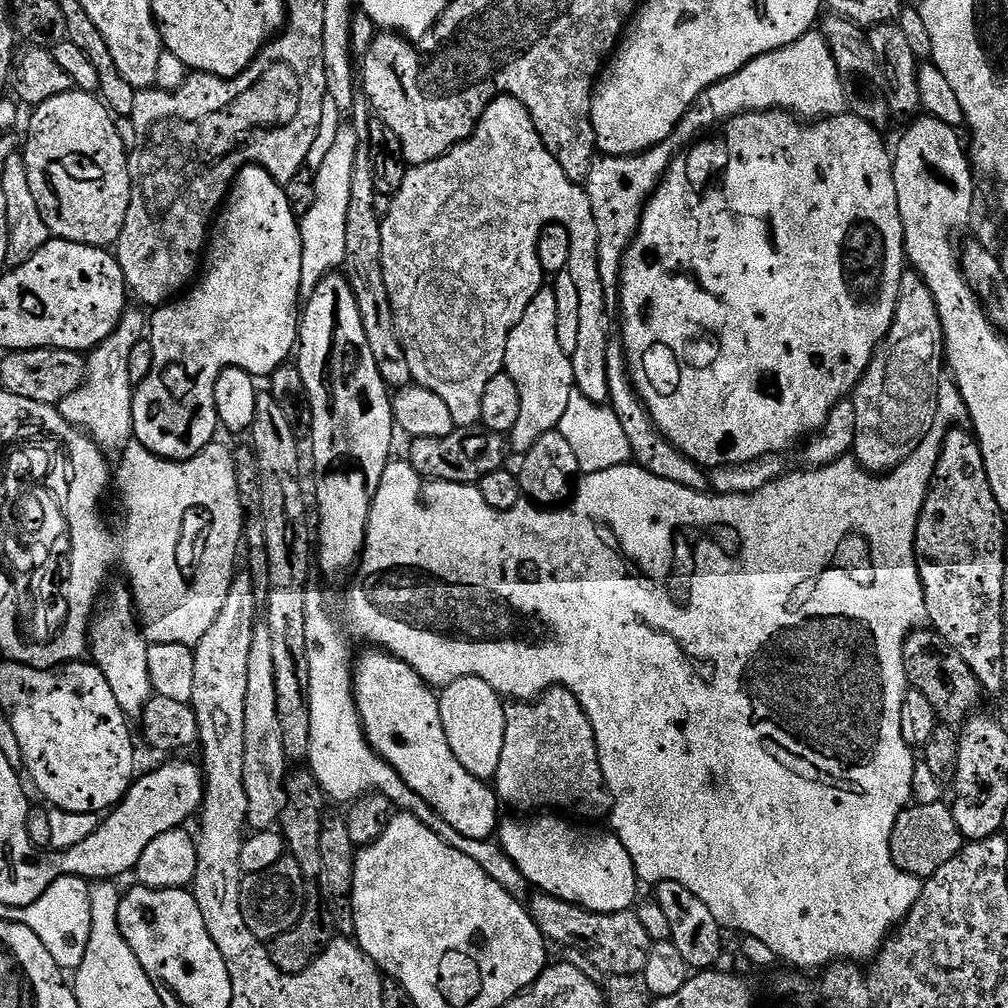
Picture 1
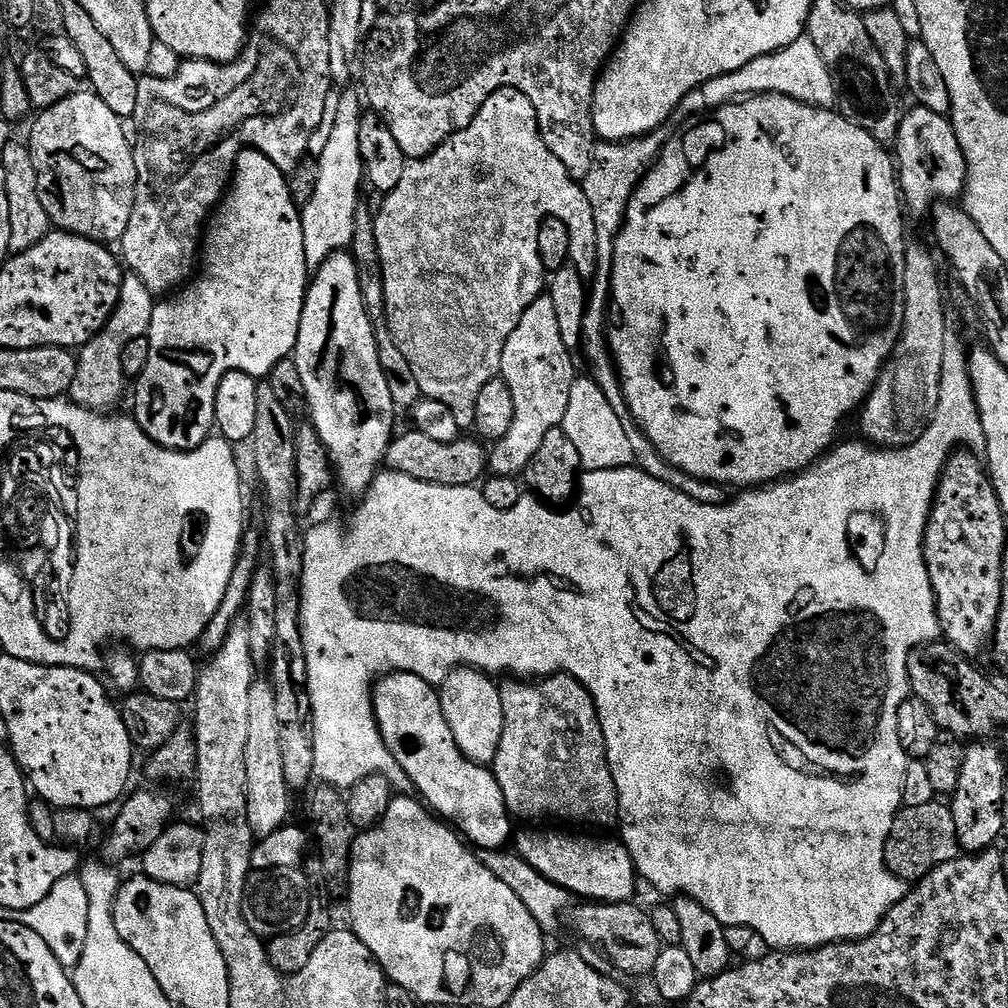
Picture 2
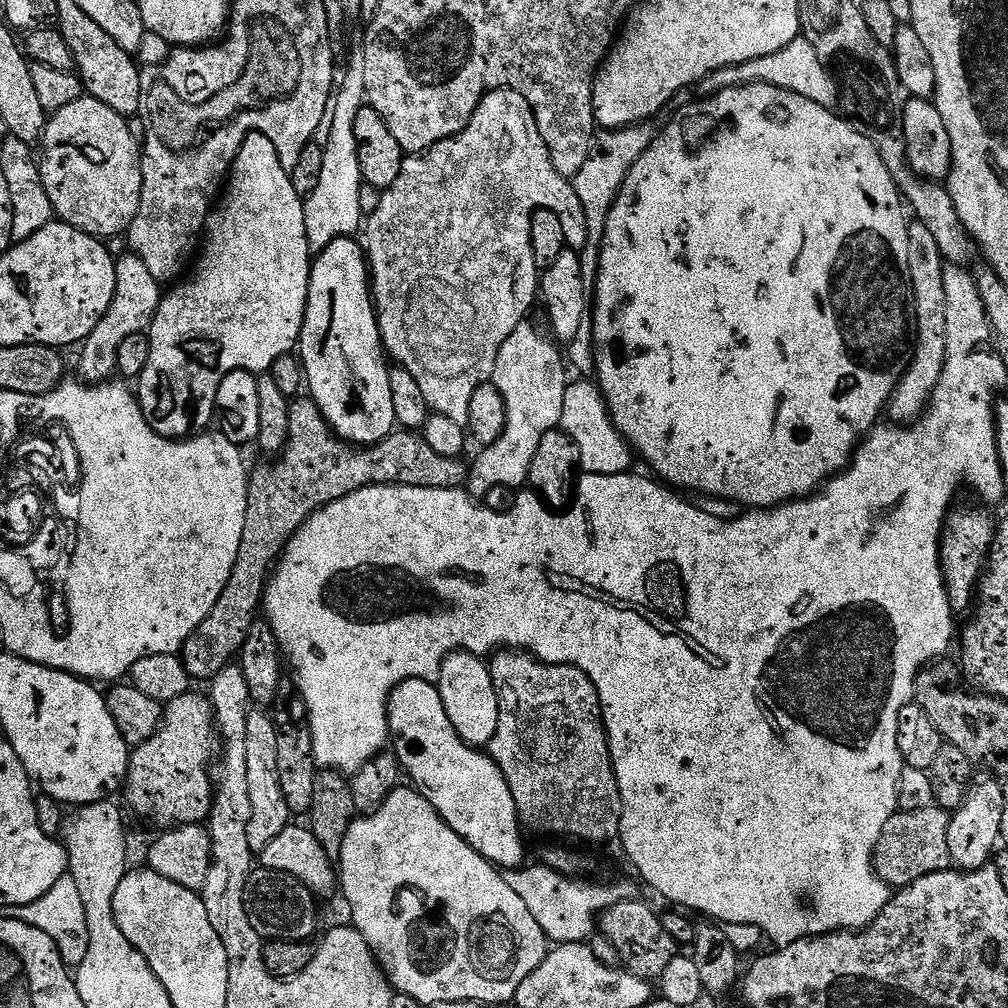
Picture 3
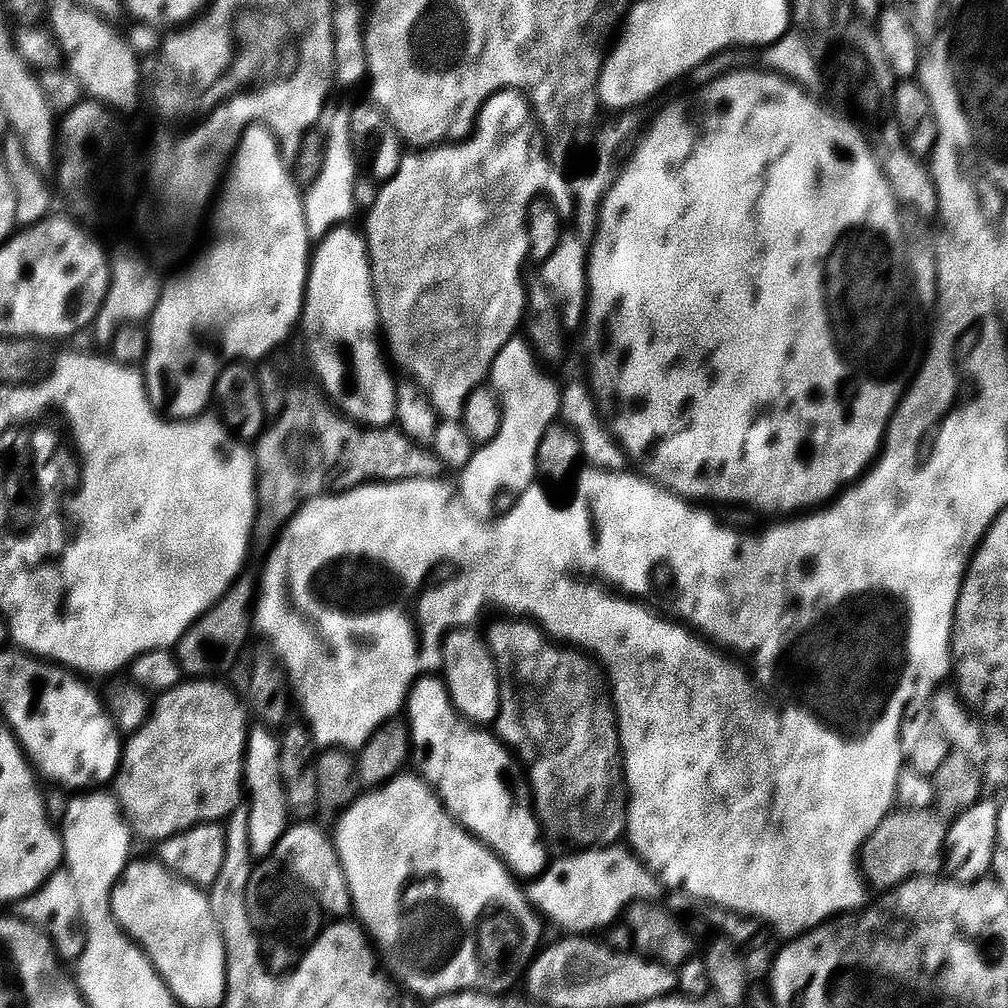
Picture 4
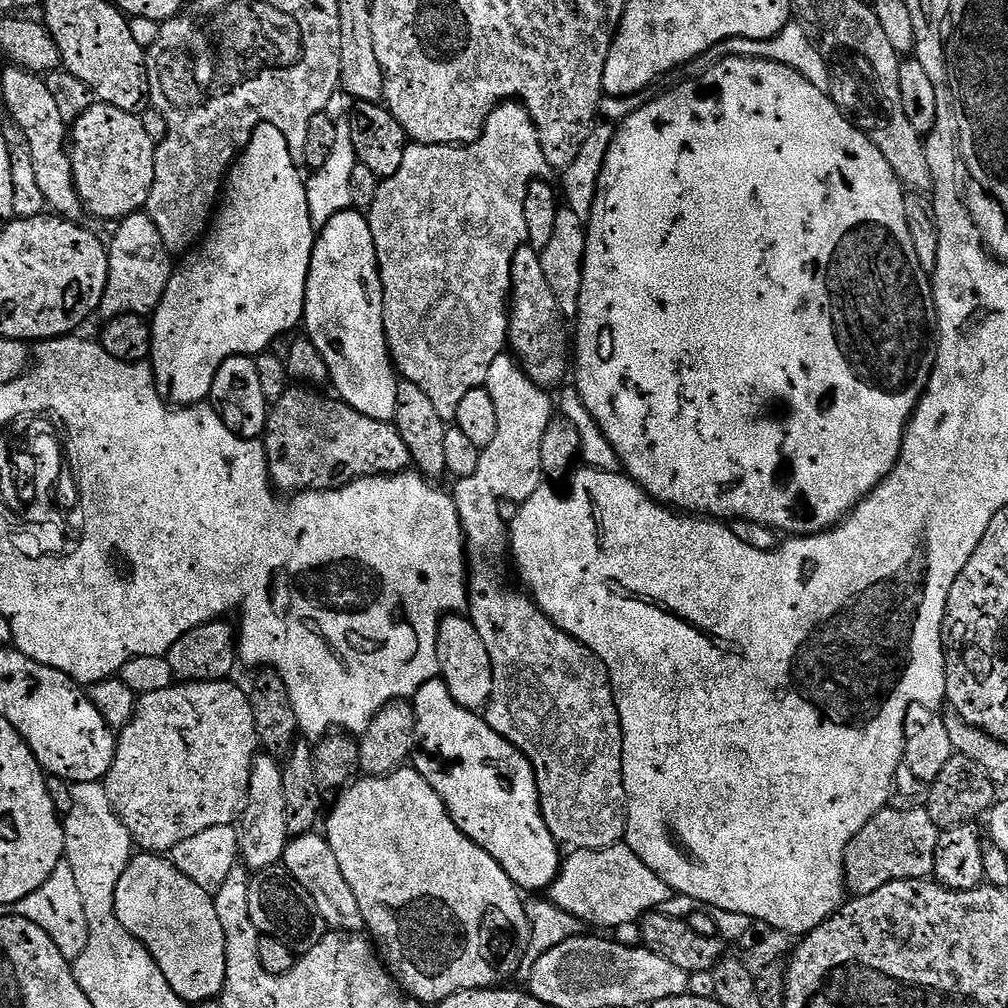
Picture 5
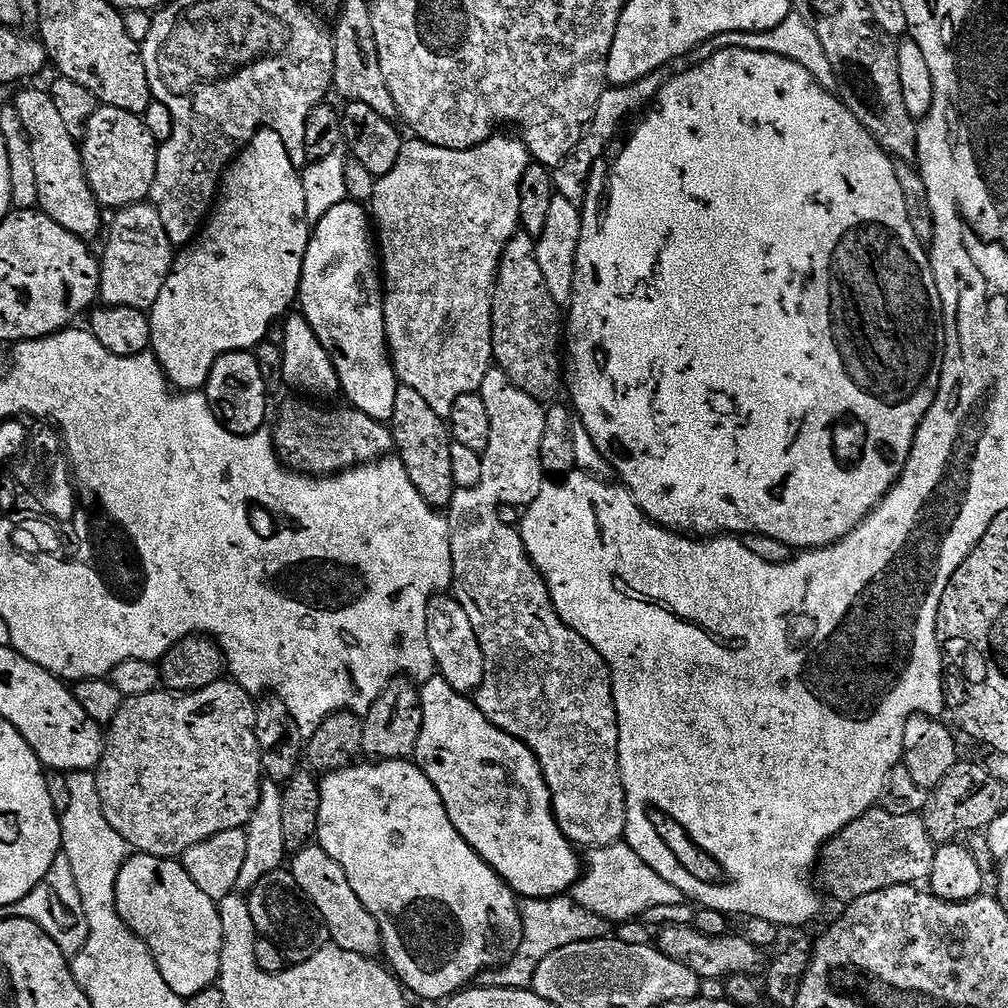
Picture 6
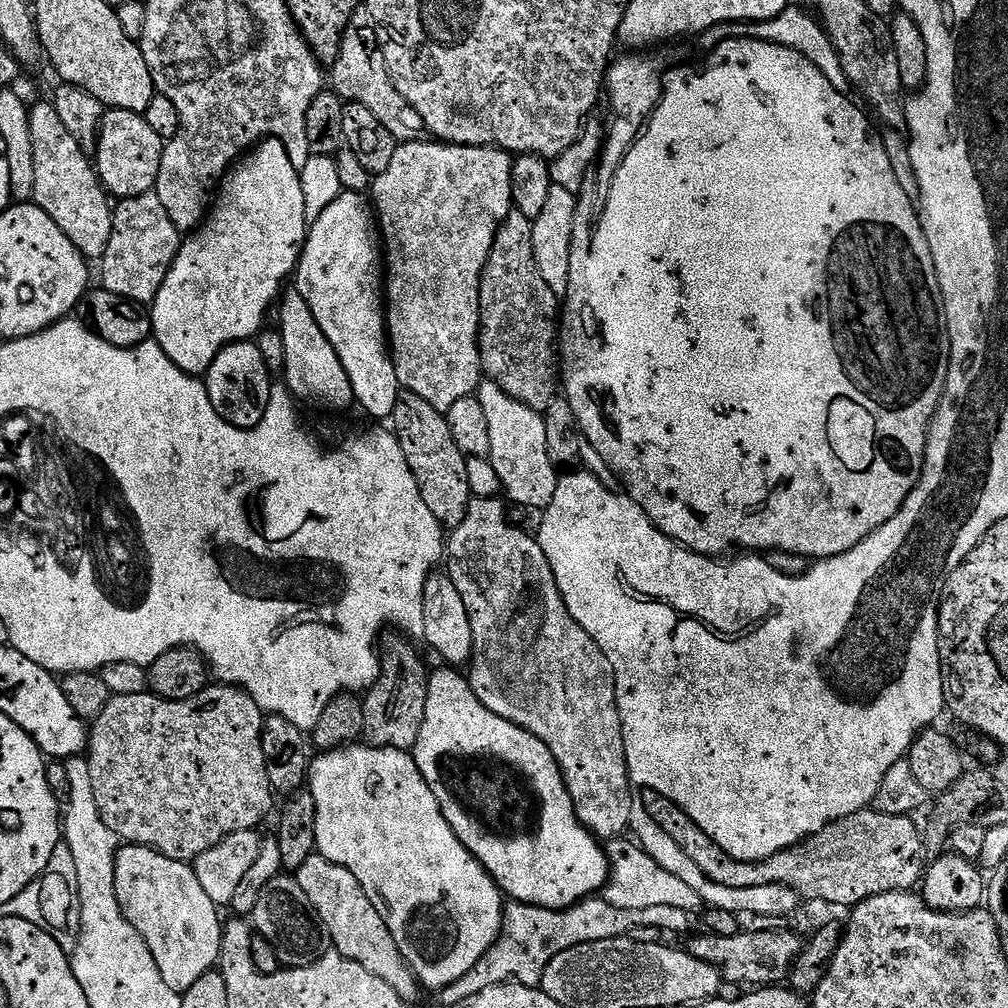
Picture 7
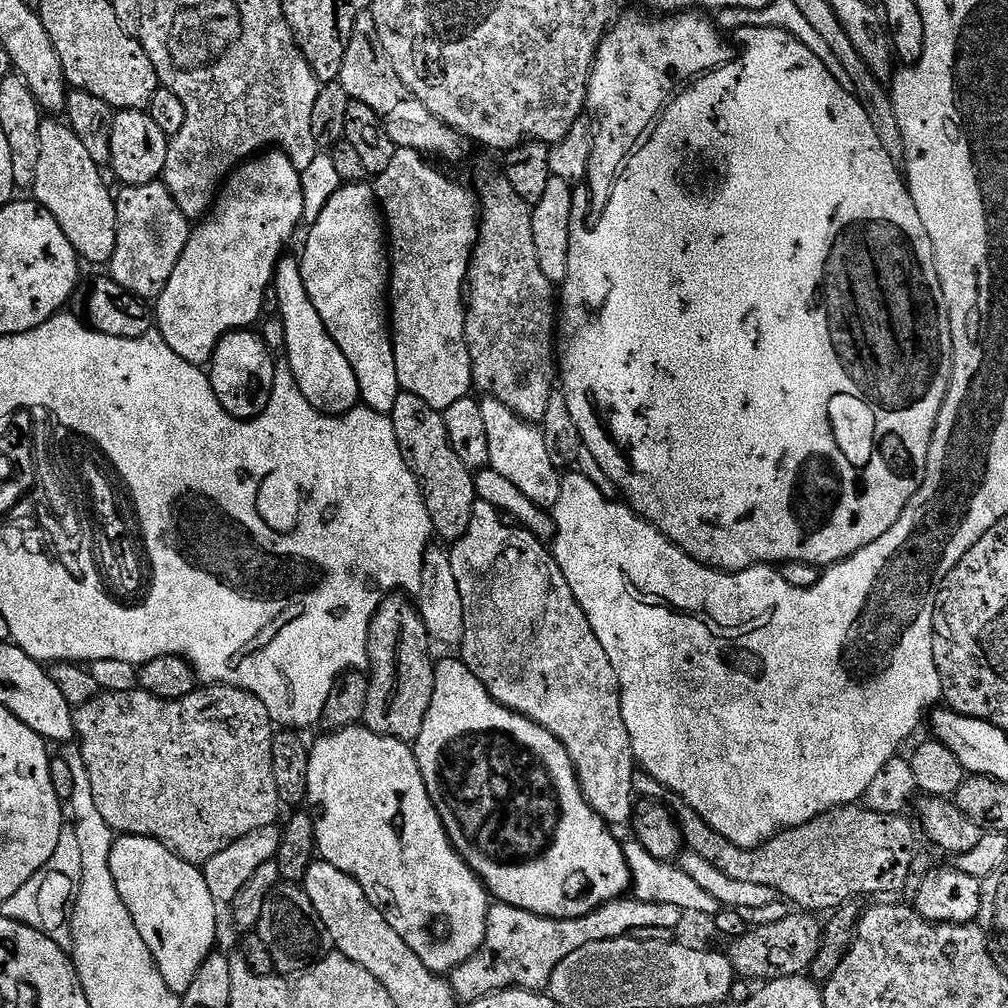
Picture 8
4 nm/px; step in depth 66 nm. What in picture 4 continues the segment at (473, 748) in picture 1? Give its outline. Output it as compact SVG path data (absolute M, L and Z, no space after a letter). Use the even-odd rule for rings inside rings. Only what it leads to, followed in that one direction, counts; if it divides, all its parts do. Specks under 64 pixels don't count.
M457 628L445 636L442 679L459 716L473 726L492 726L500 712L500 679L485 637L475 636L474 633L475 631L466 628Z

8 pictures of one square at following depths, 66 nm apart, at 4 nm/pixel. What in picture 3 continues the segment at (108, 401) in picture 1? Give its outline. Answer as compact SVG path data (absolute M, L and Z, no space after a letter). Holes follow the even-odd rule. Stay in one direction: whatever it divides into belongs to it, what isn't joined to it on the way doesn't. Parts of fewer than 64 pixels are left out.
M135 254L127 255L116 260L114 298L106 314L100 319L98 326L94 326L92 333L83 340L79 349L80 372L84 375L81 377L88 382L108 382L117 375L118 346L122 346L122 342L130 334L147 333L162 299L161 281L156 280L154 274L150 274L146 262L142 262L142 258Z

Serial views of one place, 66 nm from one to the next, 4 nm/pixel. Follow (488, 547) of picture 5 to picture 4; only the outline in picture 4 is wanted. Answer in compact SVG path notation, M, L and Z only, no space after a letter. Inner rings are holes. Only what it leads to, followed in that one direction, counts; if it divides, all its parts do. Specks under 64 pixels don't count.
M524 338L506 342L506 346L498 350L498 358L494 358L490 387L500 398L502 426L489 444L481 444L473 451L468 465L458 472L458 495L471 516L487 521L493 515L491 512L497 511L496 496L500 492L519 494L537 483L538 446L542 434L557 423L562 389L543 370L531 343ZM500 618L497 624L490 625L488 632L486 631L486 643L488 649L492 651L500 679L500 712L496 716L494 732L500 743L511 750L515 759L519 763L521 760L525 770L528 771L528 784L532 787L530 803L536 813L536 819L540 822L541 829L547 835L549 832L556 840L565 840L568 844L580 844L576 846L584 850L595 850L623 841L628 826L628 798L620 751L620 731L616 725L616 710L610 695L610 688L606 683L605 673L598 667L597 661L571 646L561 646L546 638L545 633L535 623L524 618Z

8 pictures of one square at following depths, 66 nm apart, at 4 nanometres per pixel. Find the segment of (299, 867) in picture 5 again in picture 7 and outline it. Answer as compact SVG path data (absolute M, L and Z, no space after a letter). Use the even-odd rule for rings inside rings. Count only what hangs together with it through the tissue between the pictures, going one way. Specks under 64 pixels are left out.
M317 854L306 858L306 862L302 862L294 875L306 898L310 898L310 906L314 906L318 918L324 923L335 951L341 952L347 960L358 962L358 966L366 966L370 974L382 978L382 982L391 986L394 994L398 994L404 1001L412 1002L422 995L420 982L412 973L411 966L400 957L382 914L373 906L370 898L366 898L362 886L358 886L358 878L354 878L350 870Z

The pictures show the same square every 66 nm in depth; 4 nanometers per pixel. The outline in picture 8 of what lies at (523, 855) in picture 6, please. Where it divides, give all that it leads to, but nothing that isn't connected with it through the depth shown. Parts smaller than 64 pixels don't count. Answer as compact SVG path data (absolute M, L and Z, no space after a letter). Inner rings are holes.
M459 658L437 659L434 667L436 670L434 698L430 698L430 710L426 710L426 722L422 722L422 730L414 742L416 761L422 778L426 782L426 790L442 818L450 842L456 847L456 853L470 866L470 870L476 873L476 877L483 882L489 897L502 904L518 906L522 910L530 910L539 916L549 916L559 920L582 918L586 914L598 910L598 906L602 906L606 902L621 899L629 891L632 882L632 871L628 869L621 841L618 842L612 837L613 829L605 824L601 816L586 802L576 777L576 771L570 762L570 754L566 754L562 742L558 742L558 738L554 738L554 734L550 734L550 730L538 726L530 718L497 702L482 686L482 682L478 682L478 678L474 678L474 674L467 668L463 660Z

